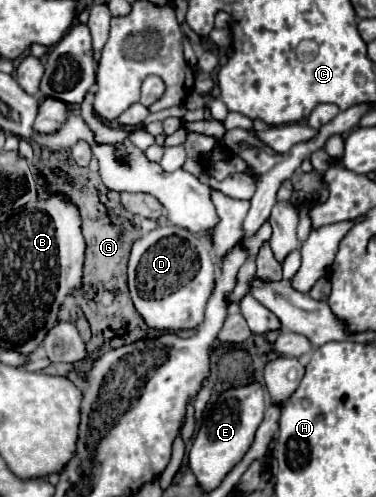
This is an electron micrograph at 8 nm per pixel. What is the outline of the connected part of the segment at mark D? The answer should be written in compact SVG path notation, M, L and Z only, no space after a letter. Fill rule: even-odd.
M161 226L133 244L129 290L137 312L155 330L191 330L203 324L205 306L215 288L215 264L207 242L181 226Z

